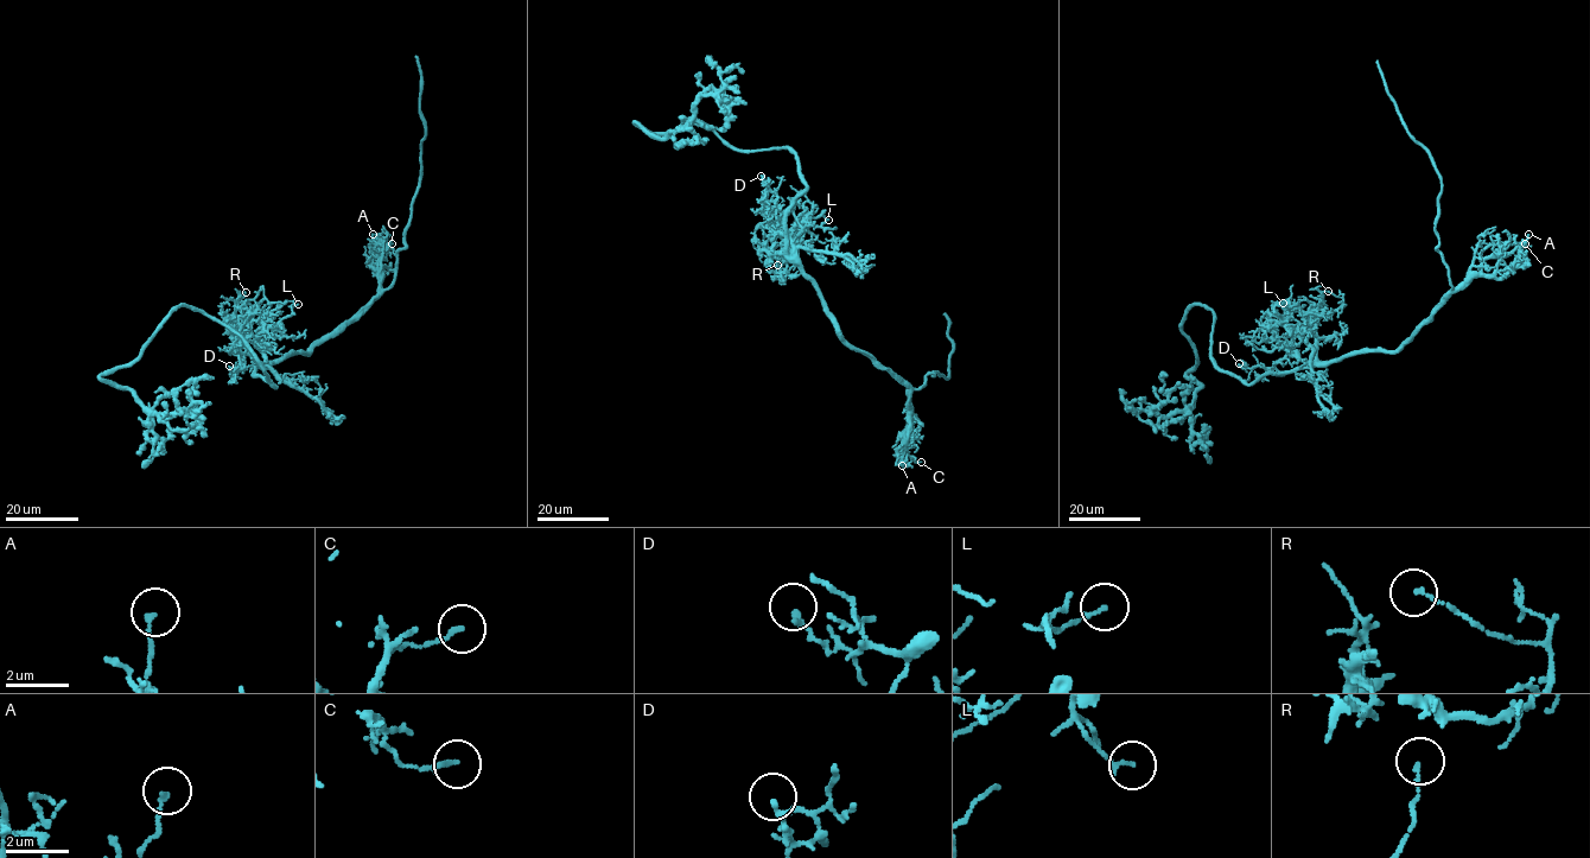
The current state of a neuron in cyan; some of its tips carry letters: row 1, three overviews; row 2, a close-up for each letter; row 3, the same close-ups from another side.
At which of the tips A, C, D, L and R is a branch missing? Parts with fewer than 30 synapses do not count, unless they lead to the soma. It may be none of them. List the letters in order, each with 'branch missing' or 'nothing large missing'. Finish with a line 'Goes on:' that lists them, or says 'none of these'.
A: nothing large missing
C: nothing large missing
D: nothing large missing
L: nothing large missing
R: nothing large missing
Goes on: none of these

